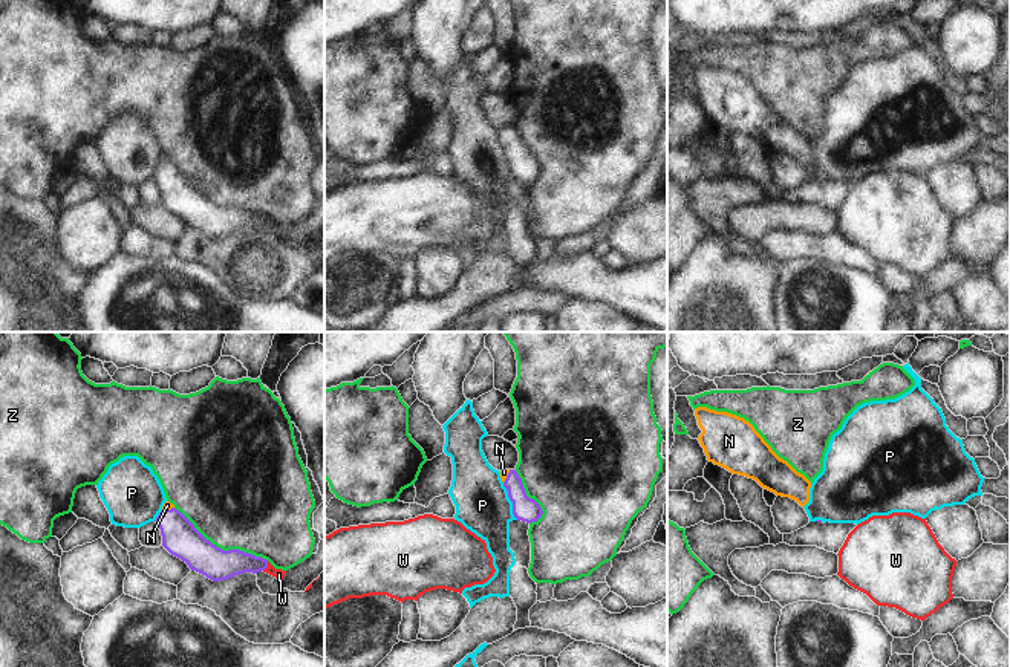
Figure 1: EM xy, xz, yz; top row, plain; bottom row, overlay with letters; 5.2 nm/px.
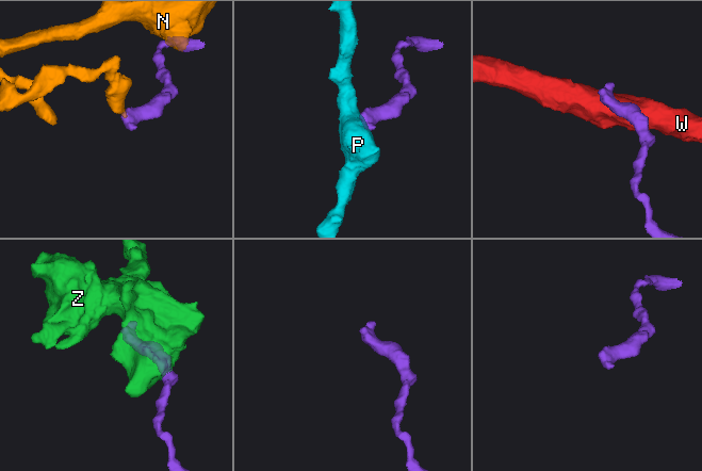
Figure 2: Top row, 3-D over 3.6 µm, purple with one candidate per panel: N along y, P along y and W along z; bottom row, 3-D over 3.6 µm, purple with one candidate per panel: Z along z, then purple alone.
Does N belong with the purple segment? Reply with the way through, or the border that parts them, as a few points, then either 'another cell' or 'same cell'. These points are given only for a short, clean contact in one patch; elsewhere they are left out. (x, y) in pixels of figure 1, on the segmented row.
runs through xz (527, 510), (507, 476), (504, 473); same cell

